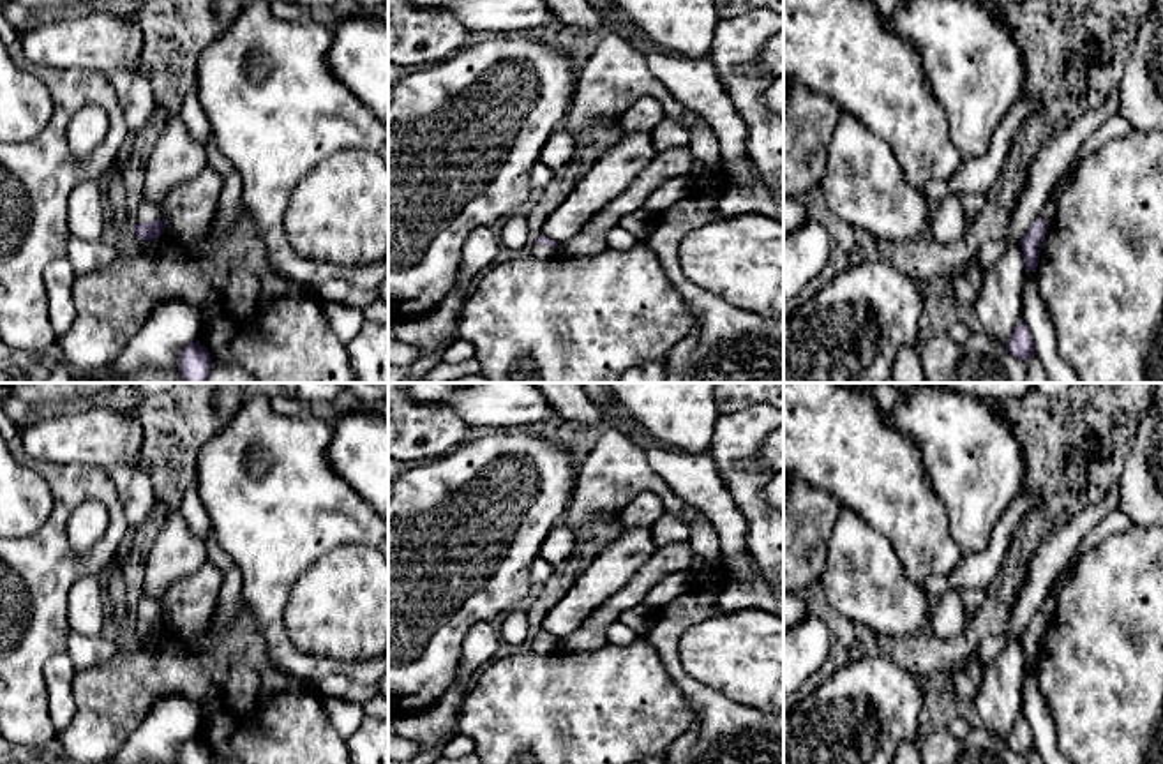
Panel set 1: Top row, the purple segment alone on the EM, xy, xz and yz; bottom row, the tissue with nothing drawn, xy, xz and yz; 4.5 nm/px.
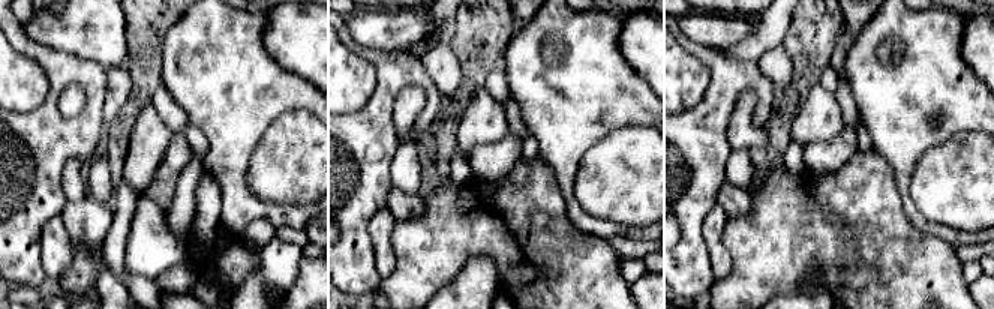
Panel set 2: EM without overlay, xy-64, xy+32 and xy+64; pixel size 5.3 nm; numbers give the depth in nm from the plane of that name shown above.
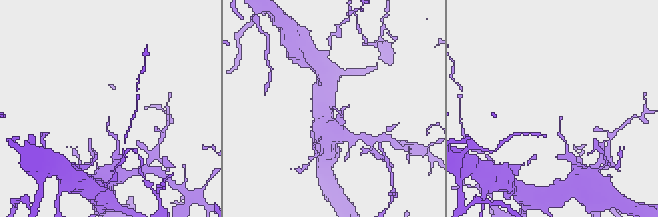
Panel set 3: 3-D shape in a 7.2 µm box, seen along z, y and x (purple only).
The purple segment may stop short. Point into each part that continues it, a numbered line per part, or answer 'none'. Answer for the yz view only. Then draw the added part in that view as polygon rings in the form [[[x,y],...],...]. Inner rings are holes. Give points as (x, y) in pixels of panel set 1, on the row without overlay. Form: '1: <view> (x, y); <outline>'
1: yz (1049, 607); [[[1066,566],[1055,579],[1048,596],[1045,598],[1045,602],[1041,603],[1041,609],[1039,612],[1045,616],[1045,618],[1052,618],[1057,610],[1057,605],[1059,605],[1059,596],[1061,596],[1061,591],[1062,588],[1069,582],[1069,568]]]

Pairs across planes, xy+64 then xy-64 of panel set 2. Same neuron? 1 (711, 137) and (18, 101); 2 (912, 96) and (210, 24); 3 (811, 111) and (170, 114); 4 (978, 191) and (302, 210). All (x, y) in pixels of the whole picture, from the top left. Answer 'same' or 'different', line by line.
1: different
2: same
3: different
4: different

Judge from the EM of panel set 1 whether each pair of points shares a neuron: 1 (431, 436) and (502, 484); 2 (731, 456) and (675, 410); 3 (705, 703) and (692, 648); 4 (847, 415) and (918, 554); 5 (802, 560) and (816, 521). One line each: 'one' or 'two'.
1: two
2: two
3: two
4: one
5: one

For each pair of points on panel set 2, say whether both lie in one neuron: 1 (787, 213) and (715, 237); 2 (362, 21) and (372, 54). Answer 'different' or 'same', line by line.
1: different
2: different

